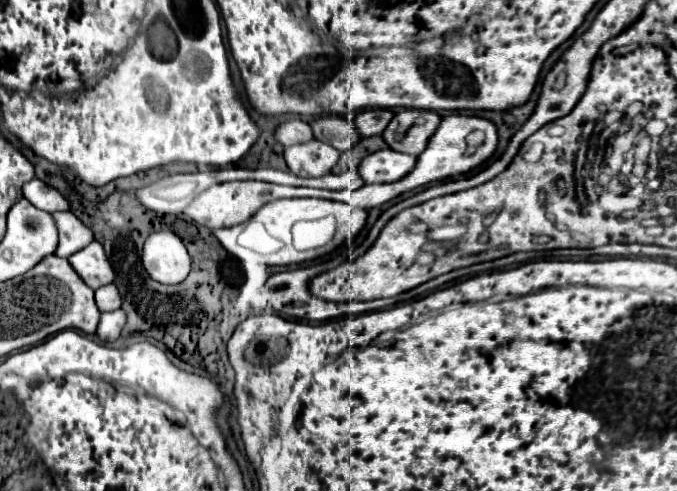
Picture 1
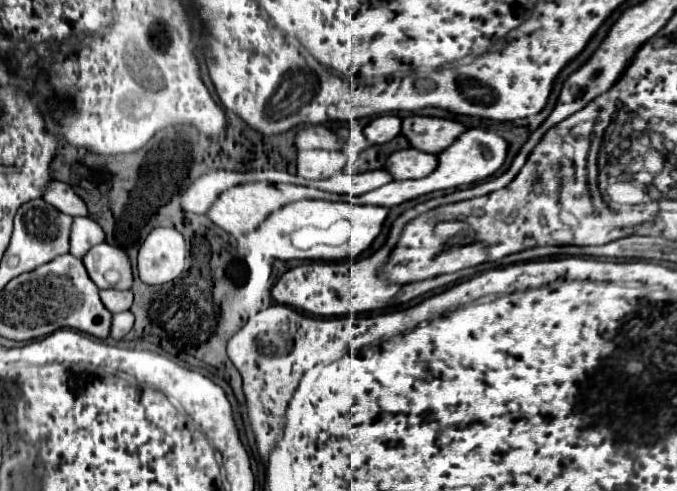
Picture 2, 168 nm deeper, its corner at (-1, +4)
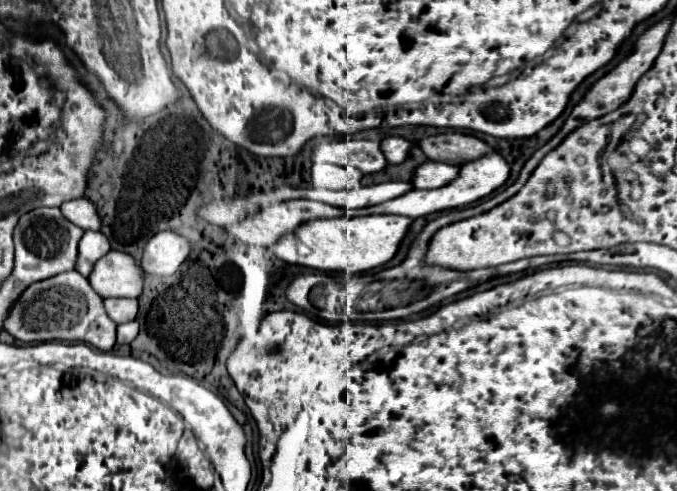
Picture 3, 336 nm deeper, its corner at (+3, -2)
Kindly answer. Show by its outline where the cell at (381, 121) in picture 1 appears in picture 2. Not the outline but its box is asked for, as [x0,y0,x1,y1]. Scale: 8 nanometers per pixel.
[363,114,401,144]

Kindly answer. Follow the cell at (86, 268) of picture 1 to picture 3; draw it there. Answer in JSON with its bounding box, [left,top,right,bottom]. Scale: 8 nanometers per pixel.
[89,250,145,298]

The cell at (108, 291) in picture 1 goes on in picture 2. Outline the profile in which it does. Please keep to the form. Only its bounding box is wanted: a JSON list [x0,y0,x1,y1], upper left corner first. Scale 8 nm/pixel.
[101,288,133,314]

